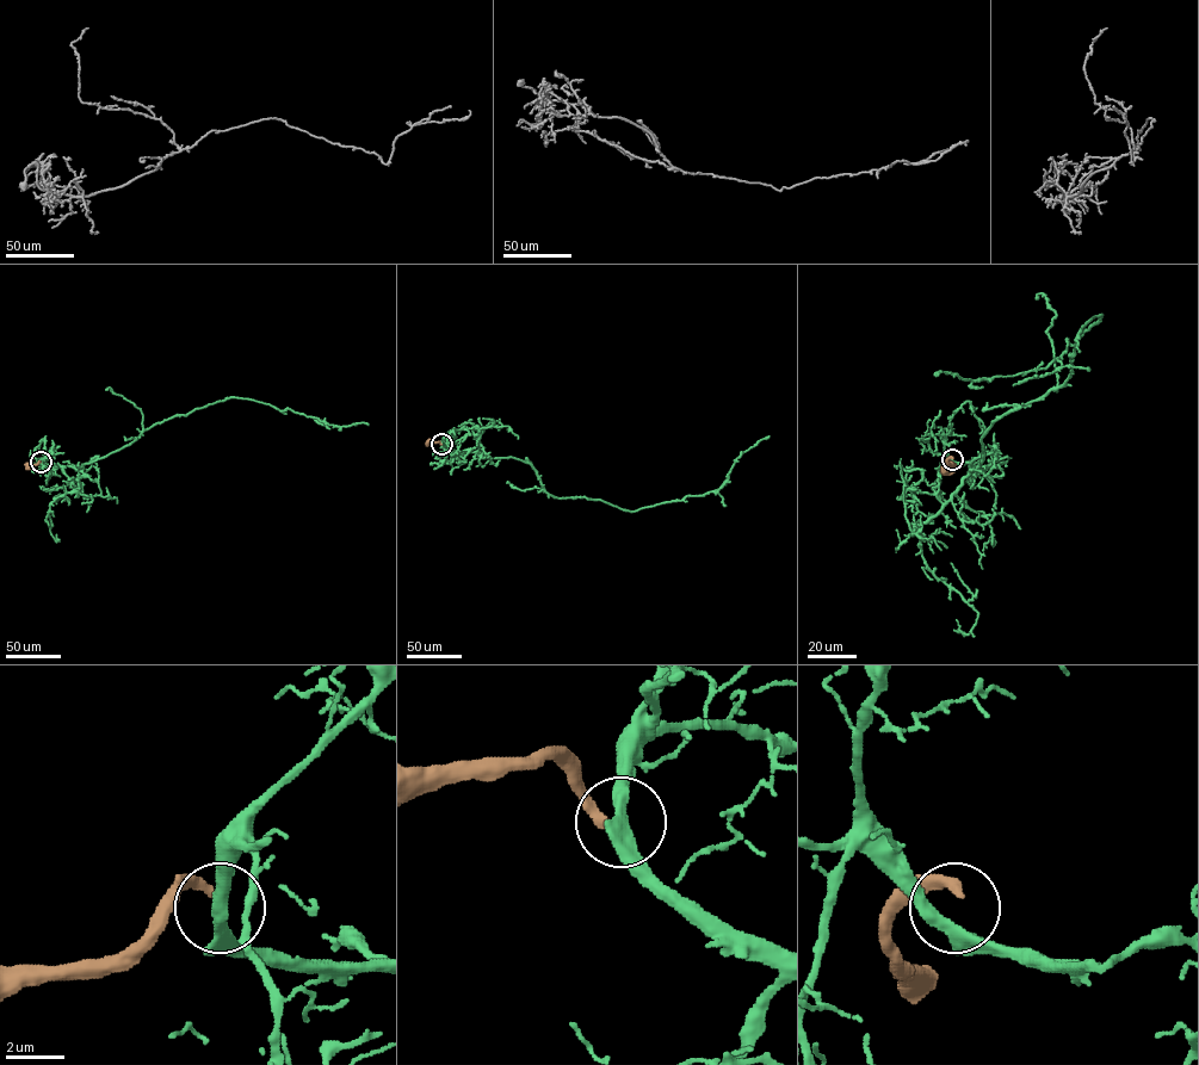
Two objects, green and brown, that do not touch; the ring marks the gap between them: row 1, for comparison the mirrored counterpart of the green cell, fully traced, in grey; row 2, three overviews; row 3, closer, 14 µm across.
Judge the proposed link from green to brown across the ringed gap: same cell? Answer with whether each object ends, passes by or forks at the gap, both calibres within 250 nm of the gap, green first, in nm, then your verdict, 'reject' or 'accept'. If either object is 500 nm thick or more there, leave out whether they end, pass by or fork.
green passes by; brown ends; calibres 440 and 280 nm; reject

